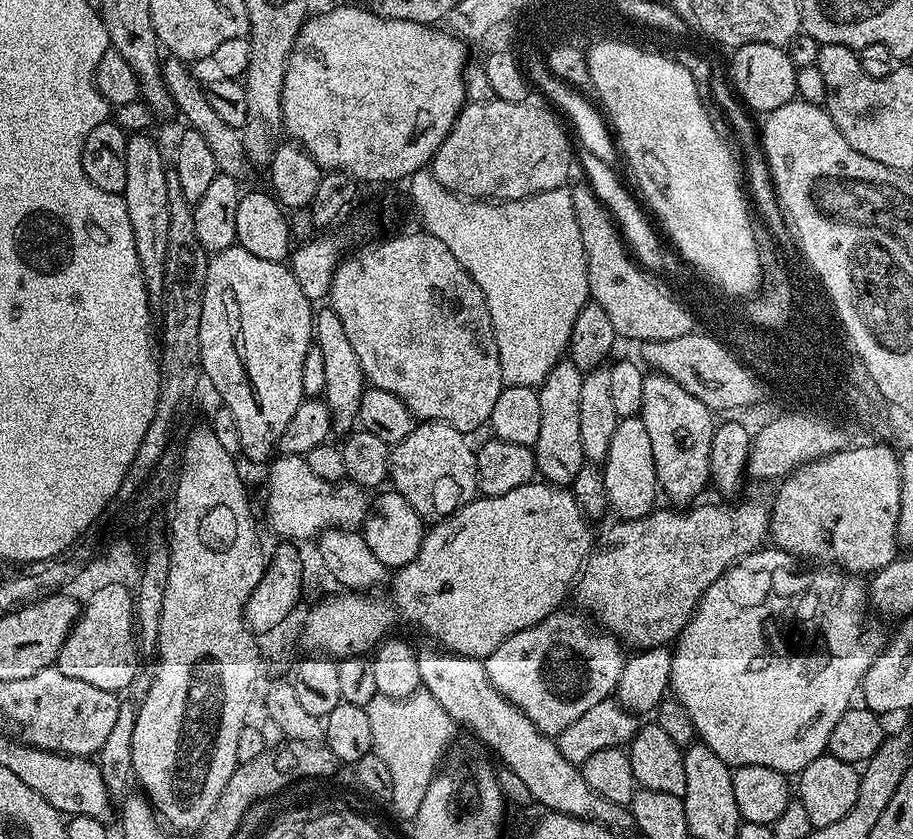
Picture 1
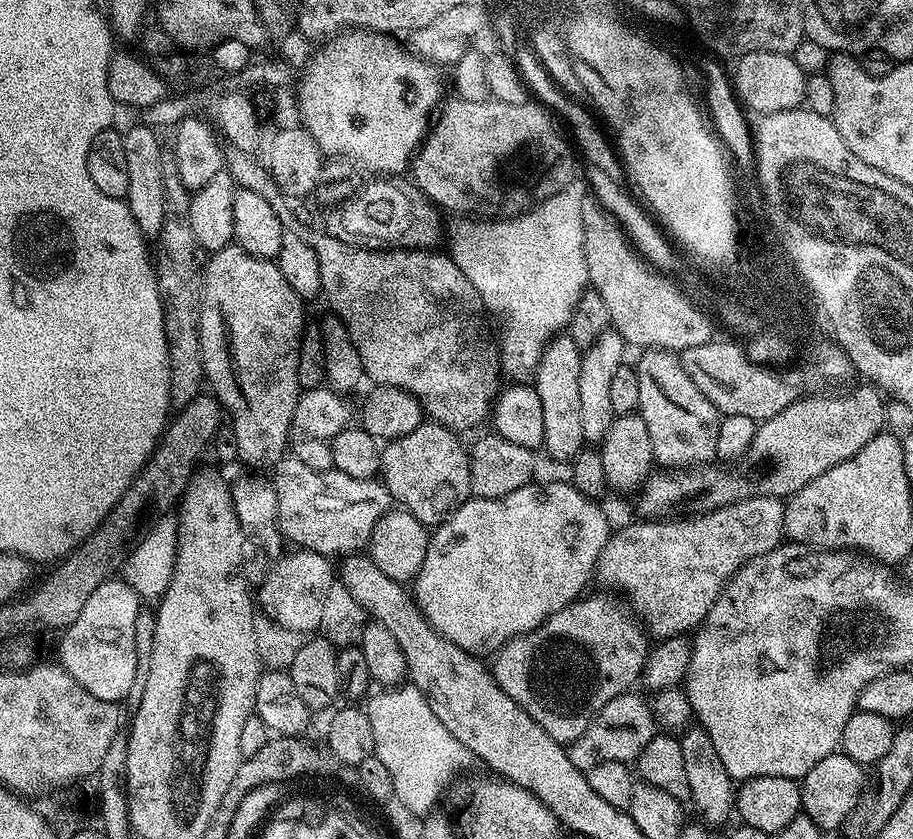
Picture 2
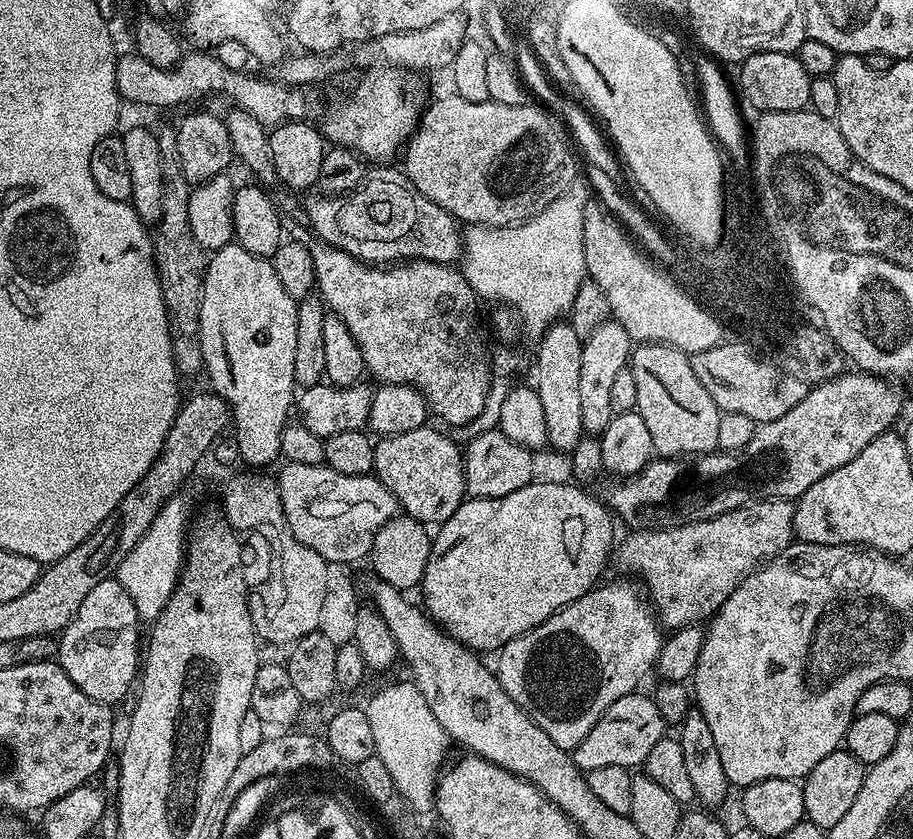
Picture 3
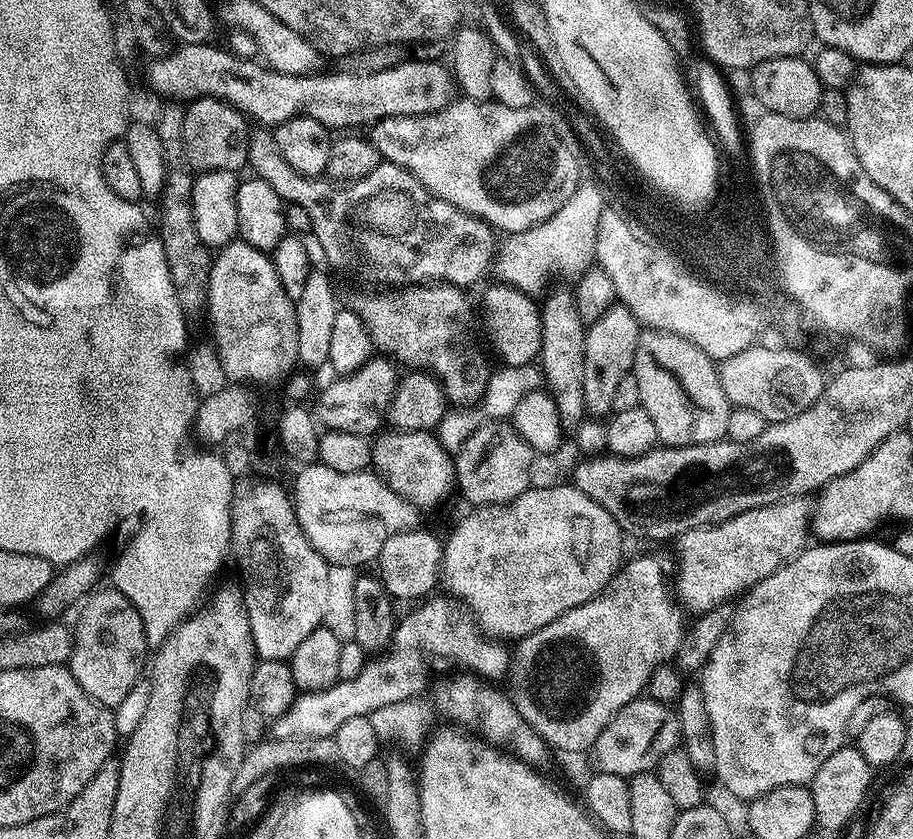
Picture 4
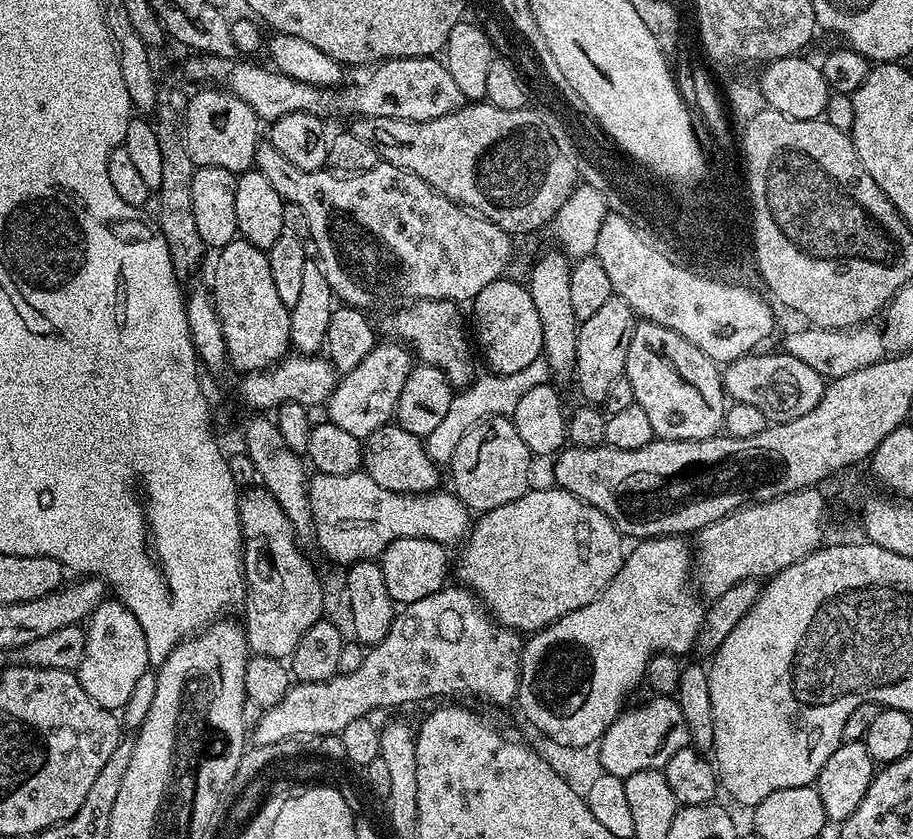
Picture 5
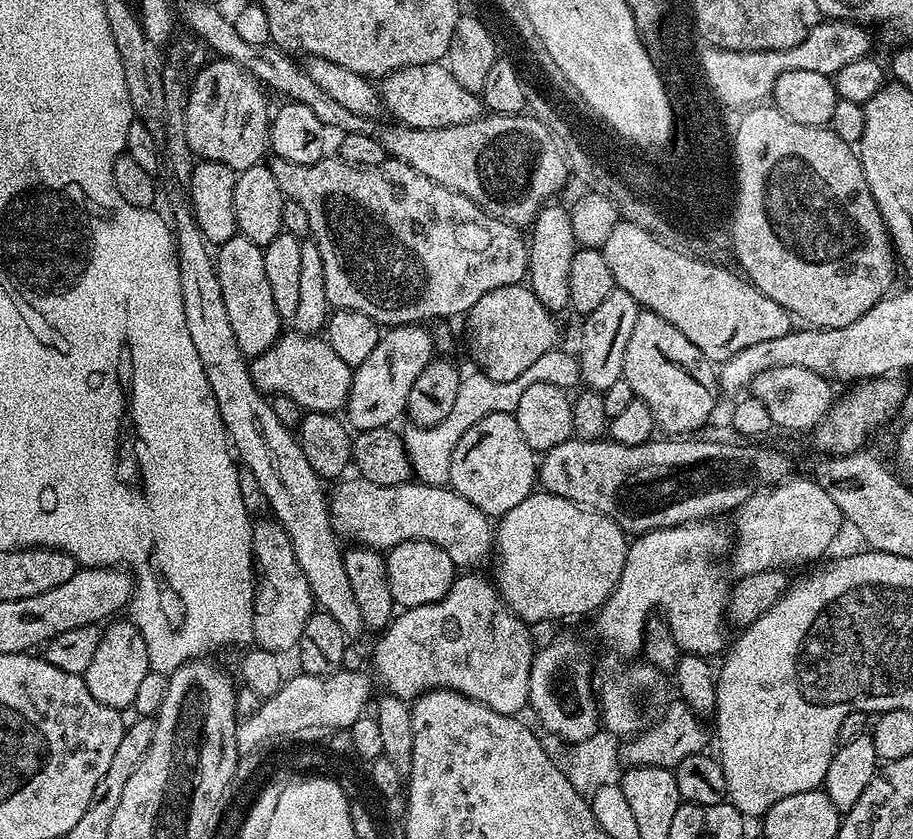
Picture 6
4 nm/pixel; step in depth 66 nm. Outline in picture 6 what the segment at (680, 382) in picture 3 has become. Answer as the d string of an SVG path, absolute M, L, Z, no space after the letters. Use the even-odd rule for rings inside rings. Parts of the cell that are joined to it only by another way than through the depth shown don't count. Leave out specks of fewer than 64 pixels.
M647 310L640 311L638 319L634 321L630 343L626 345L623 379L630 382L630 390L634 390L637 397L646 402L646 406L650 406L657 429L664 431L665 428L668 434L699 433L711 421L708 419L716 408L716 399L722 396L718 368L713 360L706 358L706 354L702 354L702 350L698 350L698 346L694 346L694 342L690 342L682 330L678 330L678 326L670 326L666 318Z

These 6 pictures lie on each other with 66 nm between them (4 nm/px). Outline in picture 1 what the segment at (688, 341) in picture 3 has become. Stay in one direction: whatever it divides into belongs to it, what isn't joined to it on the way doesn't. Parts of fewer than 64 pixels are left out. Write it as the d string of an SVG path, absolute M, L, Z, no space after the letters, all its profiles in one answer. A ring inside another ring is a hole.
M587 183L574 184L570 191L578 234L582 234L582 250L586 250L588 294L594 303L606 310L610 326L614 326L617 337L624 339L625 336L628 340L636 340L635 342L647 342L682 338L687 332L693 331L692 316L680 305L683 303L670 294L661 294L643 276L638 275L641 269L625 247L607 206Z

